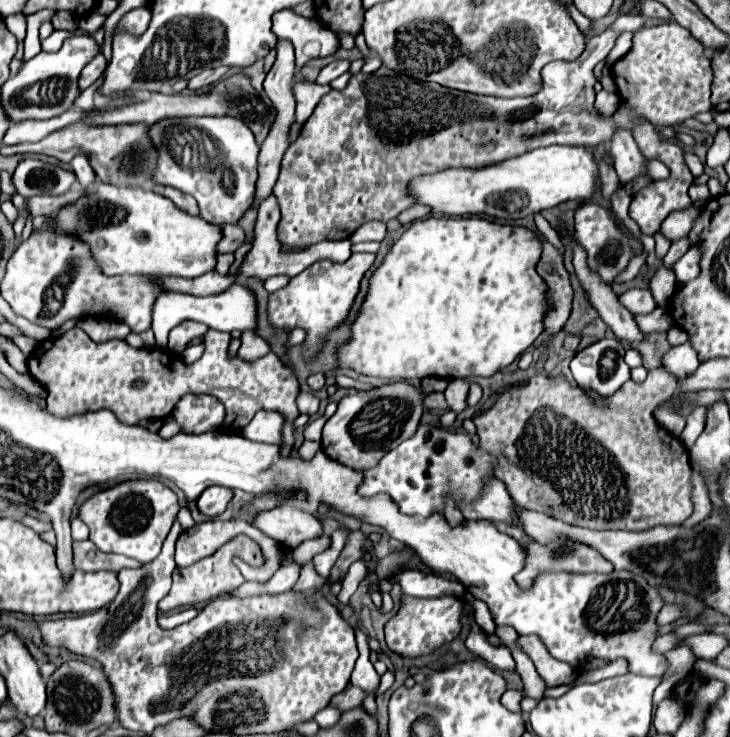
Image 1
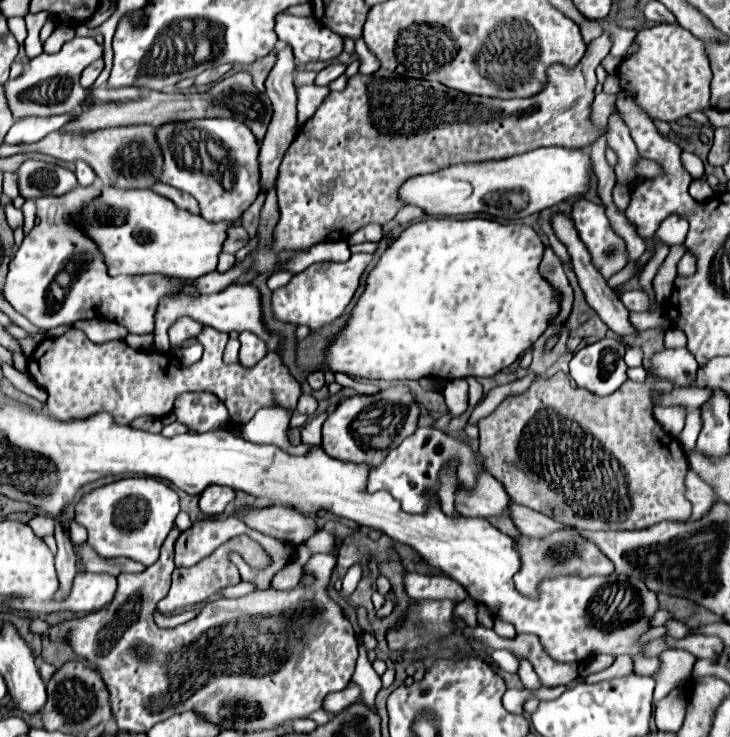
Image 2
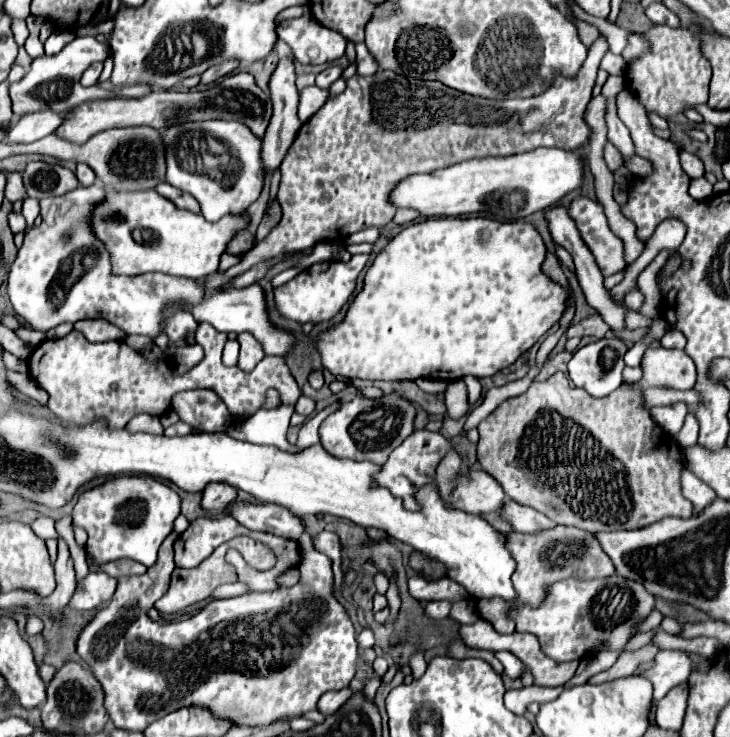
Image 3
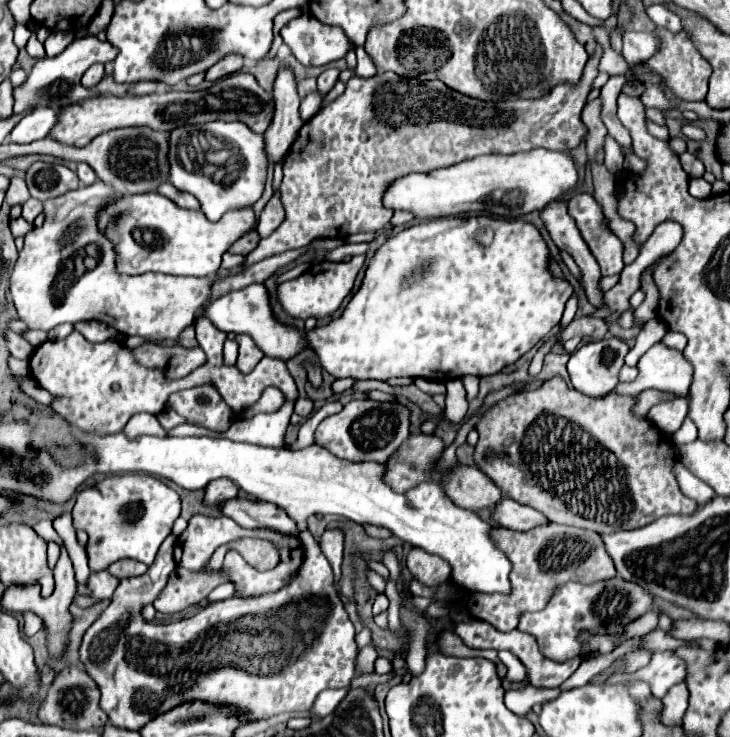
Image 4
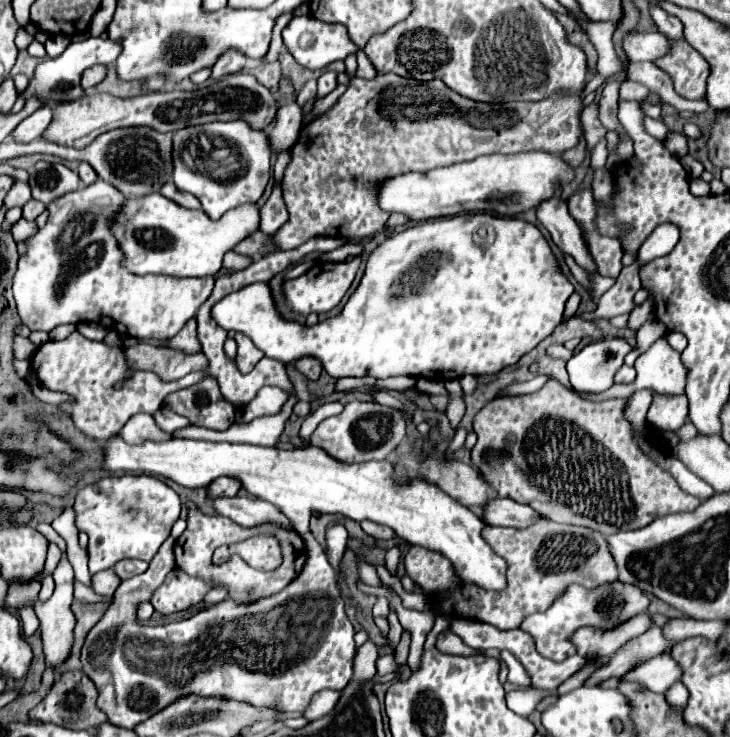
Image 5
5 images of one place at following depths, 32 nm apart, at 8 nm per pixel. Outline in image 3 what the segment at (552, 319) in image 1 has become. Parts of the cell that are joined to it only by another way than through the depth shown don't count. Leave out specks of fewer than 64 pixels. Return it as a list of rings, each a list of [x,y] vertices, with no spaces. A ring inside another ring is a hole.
[[[548,252],[548,256],[546,256],[546,260],[544,260],[544,272],[554,280],[554,282],[560,282],[560,284],[568,284],[566,282],[566,276],[564,276],[564,272],[562,272],[562,268],[560,268],[560,262],[558,262],[558,258],[554,256],[554,254],[550,254]]]

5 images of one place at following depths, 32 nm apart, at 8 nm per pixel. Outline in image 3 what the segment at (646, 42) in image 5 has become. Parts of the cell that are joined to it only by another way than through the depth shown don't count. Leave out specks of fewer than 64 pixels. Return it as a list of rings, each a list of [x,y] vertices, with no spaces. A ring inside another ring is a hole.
[[[630,34],[630,36],[628,36],[628,44],[626,44],[624,52],[622,52],[624,60],[626,60],[626,62],[636,60],[636,58],[640,58],[644,52],[646,52],[646,38],[644,38],[642,34]]]

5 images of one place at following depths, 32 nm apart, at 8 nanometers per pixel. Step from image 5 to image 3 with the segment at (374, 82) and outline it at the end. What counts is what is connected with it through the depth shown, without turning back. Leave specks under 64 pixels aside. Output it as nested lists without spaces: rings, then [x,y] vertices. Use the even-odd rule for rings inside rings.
[[[598,38],[598,40],[594,42],[594,46],[590,48],[588,58],[586,58],[586,62],[584,62],[584,66],[580,68],[580,72],[578,72],[576,78],[556,78],[554,84],[552,84],[546,92],[542,92],[540,96],[534,96],[534,98],[516,98],[516,100],[486,100],[486,98],[476,98],[476,96],[472,98],[472,96],[468,96],[468,94],[462,94],[462,92],[456,92],[456,90],[444,86],[442,82],[436,82],[436,80],[434,80],[434,82],[424,82],[424,80],[416,80],[416,78],[404,78],[404,76],[400,76],[400,74],[396,74],[396,72],[390,72],[390,70],[382,70],[382,72],[376,72],[374,76],[366,76],[366,78],[364,78],[364,76],[352,76],[352,78],[346,82],[346,90],[344,90],[342,94],[338,94],[336,98],[328,98],[326,104],[308,120],[310,124],[308,124],[308,122],[302,124],[302,128],[300,128],[300,132],[298,132],[294,144],[290,146],[288,154],[284,156],[282,164],[280,164],[282,182],[280,182],[280,190],[278,190],[278,202],[280,202],[282,212],[284,212],[280,224],[266,236],[266,240],[260,240],[260,242],[242,258],[240,264],[236,264],[236,266],[232,266],[230,270],[226,270],[226,274],[216,272],[216,274],[208,276],[208,278],[206,278],[206,288],[208,288],[208,292],[218,290],[218,288],[220,288],[222,284],[226,284],[230,278],[234,278],[234,276],[246,272],[248,268],[252,268],[254,264],[258,264],[258,262],[264,260],[264,258],[280,256],[280,254],[286,254],[286,252],[290,252],[290,250],[292,250],[292,252],[300,252],[300,250],[304,252],[304,250],[312,248],[316,242],[320,242],[320,240],[336,240],[336,238],[338,238],[338,240],[346,240],[350,234],[354,234],[354,232],[358,232],[358,230],[364,230],[364,228],[382,228],[382,226],[386,226],[386,224],[394,218],[394,212],[396,212],[396,206],[388,206],[388,204],[386,204],[386,202],[388,202],[388,194],[390,194],[390,190],[392,190],[402,178],[406,178],[408,174],[434,172],[434,170],[438,170],[438,168],[446,168],[446,166],[452,166],[452,164],[456,164],[456,162],[472,160],[472,158],[482,158],[482,156],[508,156],[508,154],[530,152],[530,150],[540,148],[540,146],[546,146],[546,148],[562,148],[562,150],[576,150],[576,148],[580,148],[580,146],[586,144],[588,138],[590,138],[590,128],[588,128],[588,124],[584,122],[584,110],[586,110],[586,106],[588,106],[588,102],[590,102],[590,98],[592,98],[592,86],[594,86],[592,80],[596,80],[596,70],[598,70],[600,58],[606,54],[606,50],[608,50],[608,42],[606,42],[604,38]]]

